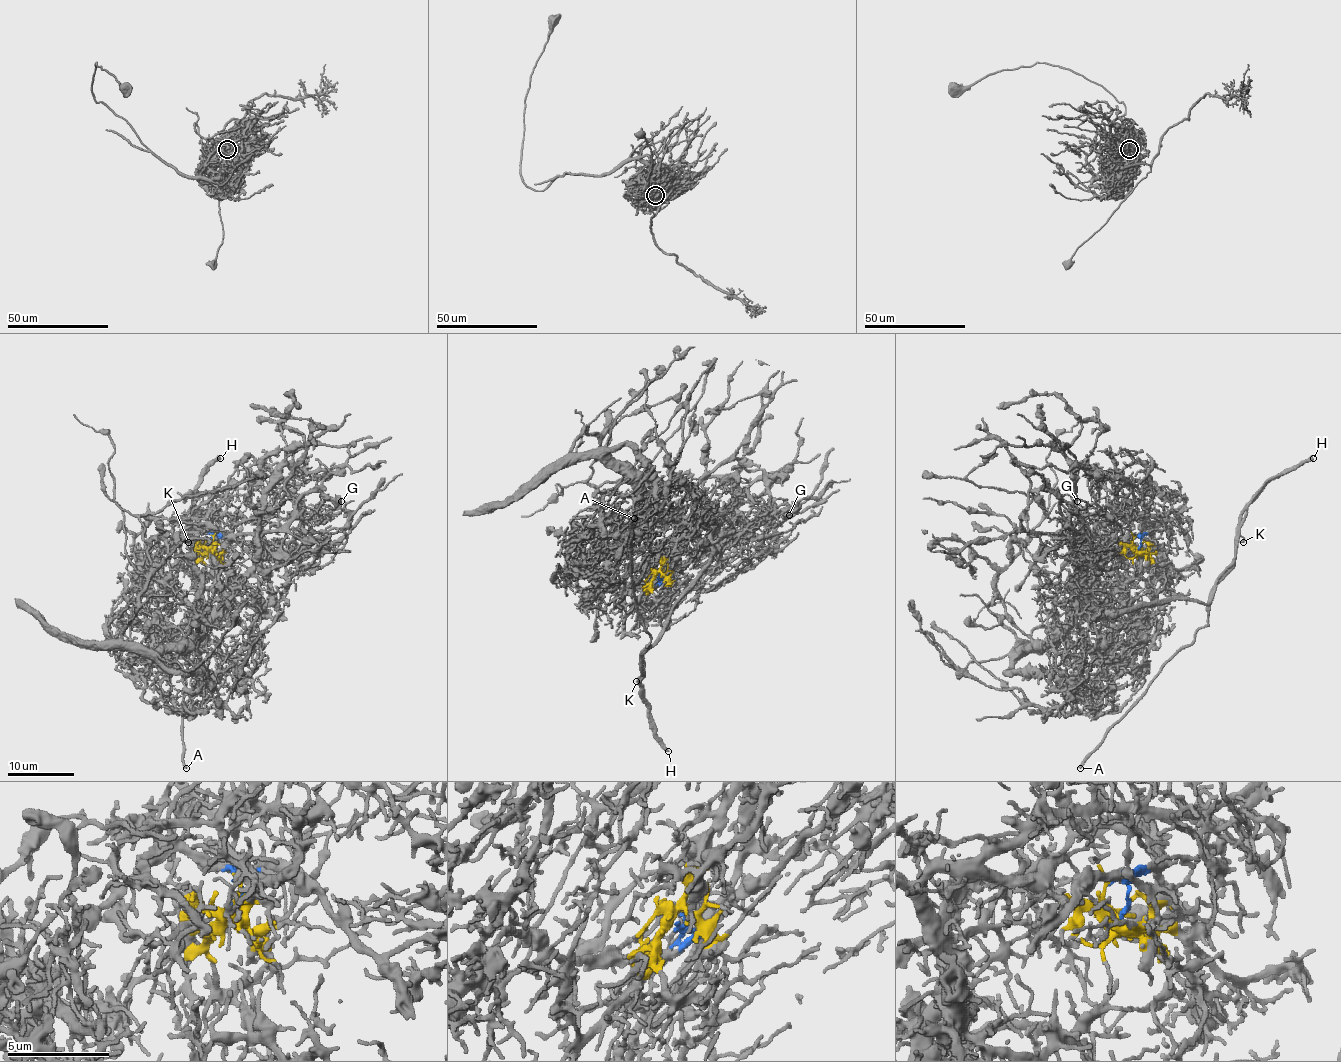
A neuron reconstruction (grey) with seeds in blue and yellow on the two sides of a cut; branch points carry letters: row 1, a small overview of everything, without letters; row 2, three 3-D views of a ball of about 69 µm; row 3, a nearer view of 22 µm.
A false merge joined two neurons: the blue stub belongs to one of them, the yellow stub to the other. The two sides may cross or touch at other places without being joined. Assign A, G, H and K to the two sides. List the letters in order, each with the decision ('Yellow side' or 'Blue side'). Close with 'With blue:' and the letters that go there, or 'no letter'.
A: Blue side
G: Yellow side
H: Blue side
K: Blue side
With blue: A, H, K

